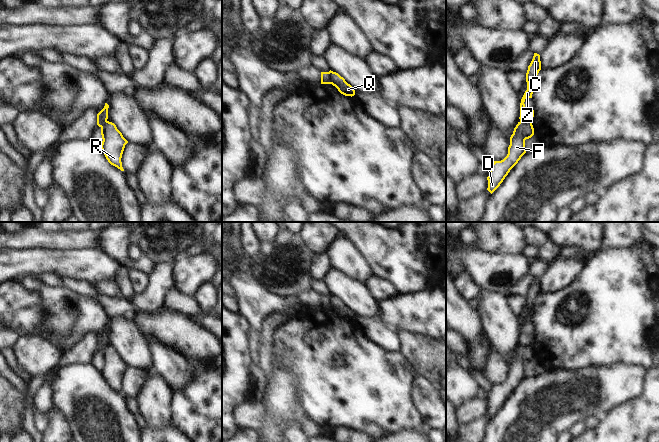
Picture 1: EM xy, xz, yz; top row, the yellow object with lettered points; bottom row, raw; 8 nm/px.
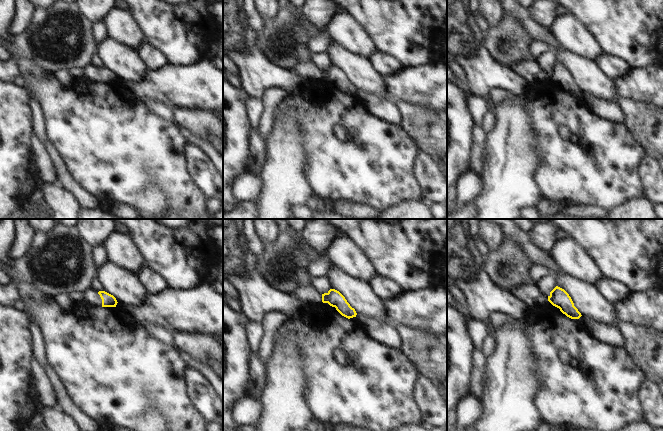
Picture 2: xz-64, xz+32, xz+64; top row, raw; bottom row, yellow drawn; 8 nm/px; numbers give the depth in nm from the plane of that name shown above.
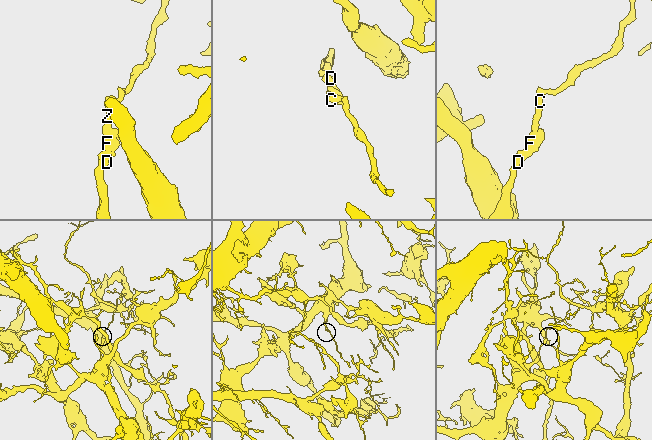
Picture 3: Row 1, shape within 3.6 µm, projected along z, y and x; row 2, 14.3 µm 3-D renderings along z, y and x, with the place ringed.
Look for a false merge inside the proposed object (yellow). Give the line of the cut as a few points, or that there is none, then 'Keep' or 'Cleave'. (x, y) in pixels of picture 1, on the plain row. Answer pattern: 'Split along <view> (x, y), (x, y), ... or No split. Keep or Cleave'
Split along xz (329, 295), (330, 307). Cleave.

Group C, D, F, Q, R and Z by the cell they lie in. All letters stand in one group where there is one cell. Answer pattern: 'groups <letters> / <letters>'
groups C Z / D F Q R

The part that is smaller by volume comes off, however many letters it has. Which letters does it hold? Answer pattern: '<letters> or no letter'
C, Z

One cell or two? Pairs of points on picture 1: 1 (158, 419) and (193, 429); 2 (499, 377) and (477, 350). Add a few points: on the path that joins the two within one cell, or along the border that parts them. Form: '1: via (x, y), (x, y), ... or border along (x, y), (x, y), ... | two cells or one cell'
1: border along (171, 399), (170, 425) | two cells
2: border along (493, 351), (486, 368), (482, 372) | two cells

